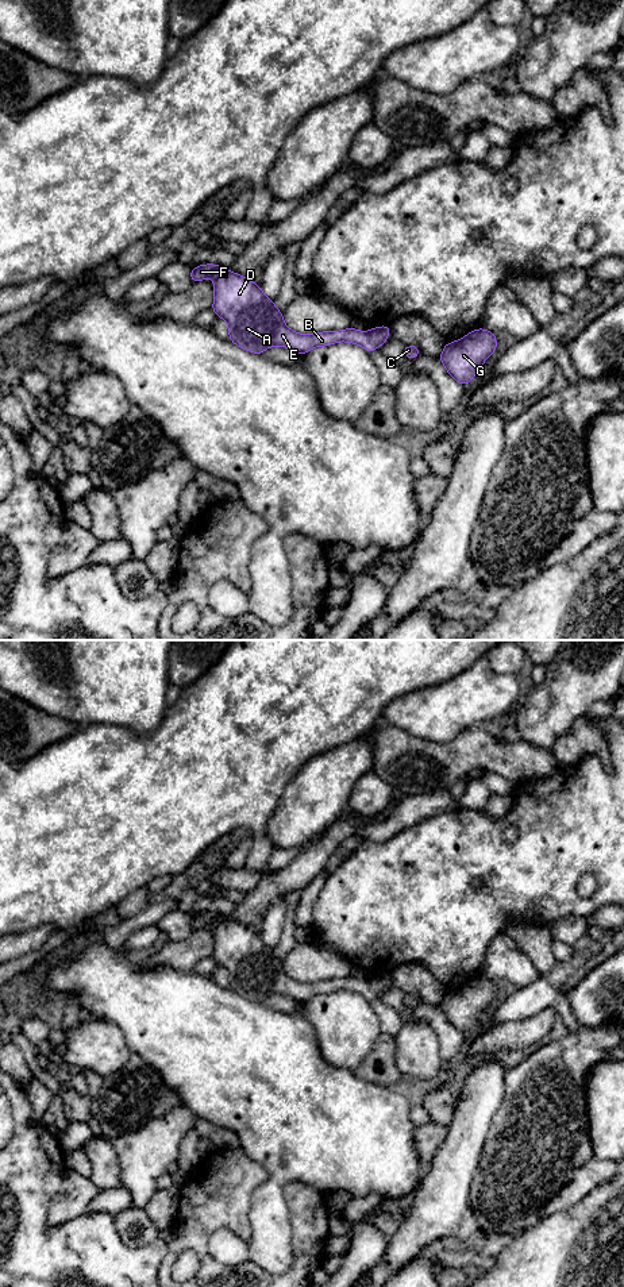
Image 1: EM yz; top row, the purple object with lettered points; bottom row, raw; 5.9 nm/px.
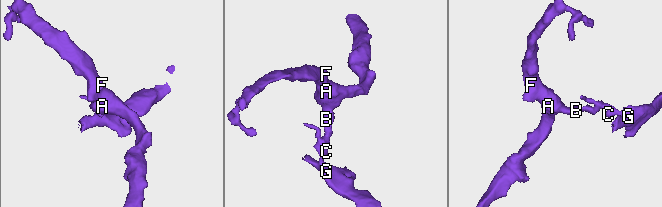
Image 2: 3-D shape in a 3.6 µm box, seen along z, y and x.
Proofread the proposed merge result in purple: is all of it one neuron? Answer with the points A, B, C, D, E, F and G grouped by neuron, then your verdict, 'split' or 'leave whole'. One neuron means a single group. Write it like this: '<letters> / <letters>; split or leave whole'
A B D E F / C G; split

